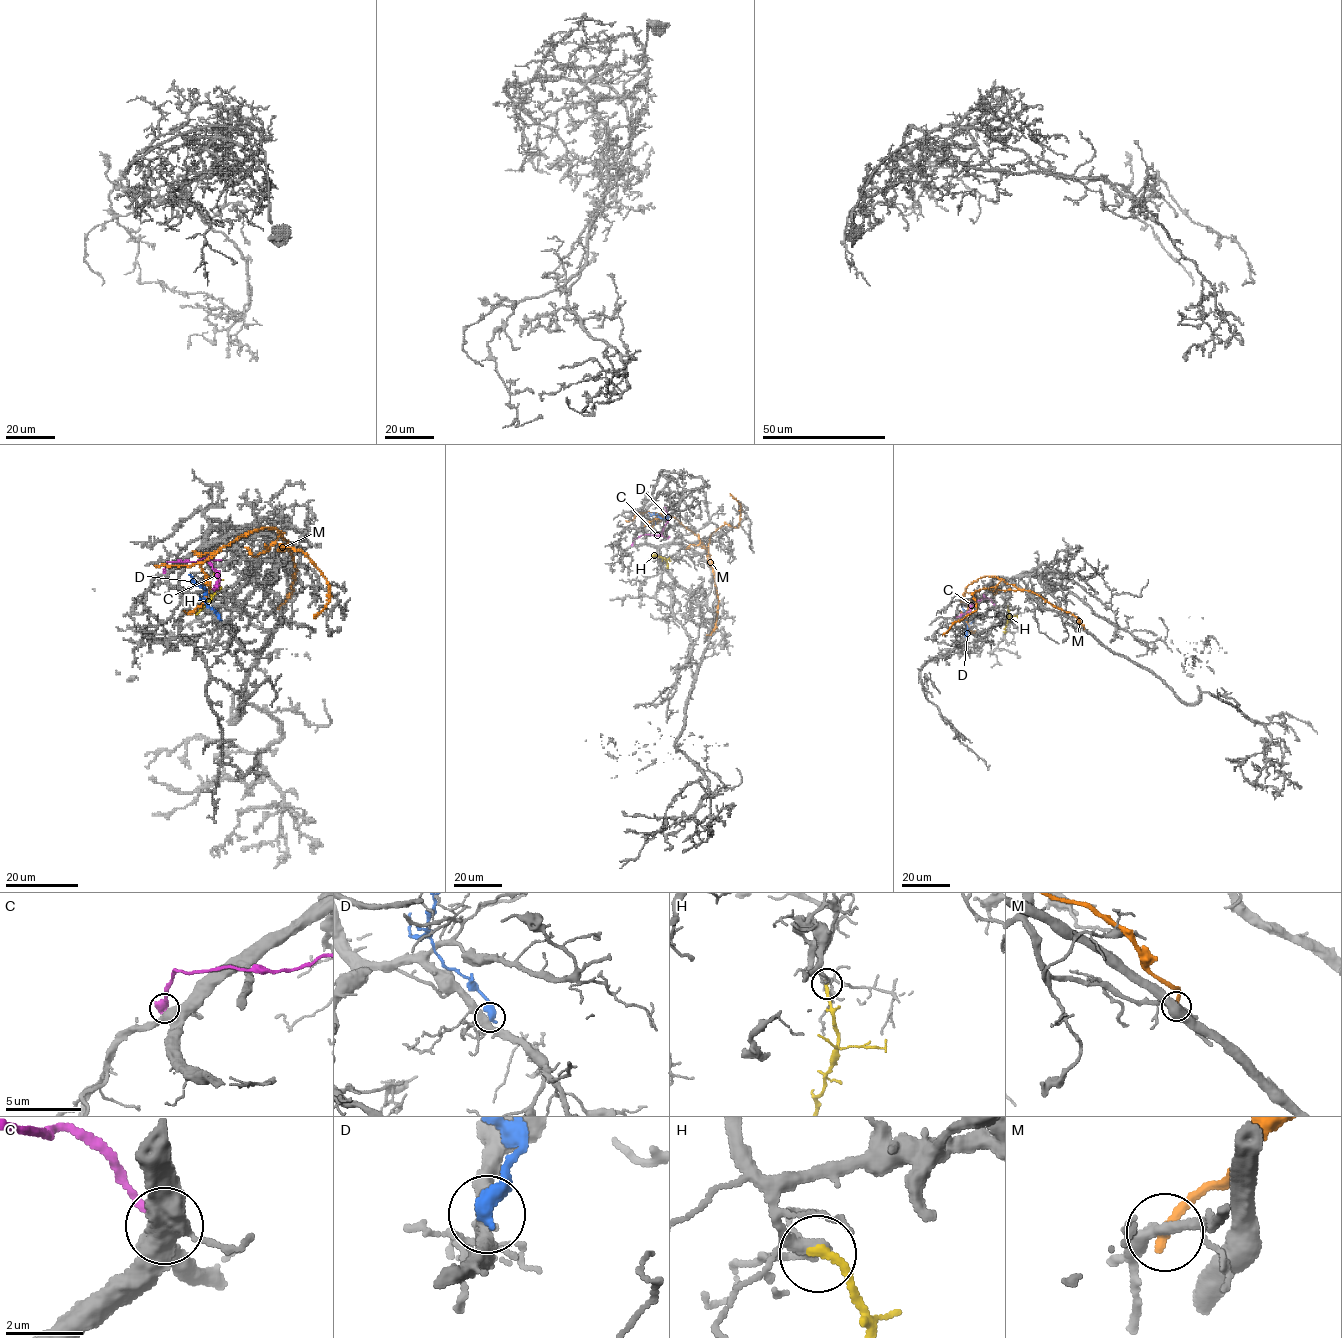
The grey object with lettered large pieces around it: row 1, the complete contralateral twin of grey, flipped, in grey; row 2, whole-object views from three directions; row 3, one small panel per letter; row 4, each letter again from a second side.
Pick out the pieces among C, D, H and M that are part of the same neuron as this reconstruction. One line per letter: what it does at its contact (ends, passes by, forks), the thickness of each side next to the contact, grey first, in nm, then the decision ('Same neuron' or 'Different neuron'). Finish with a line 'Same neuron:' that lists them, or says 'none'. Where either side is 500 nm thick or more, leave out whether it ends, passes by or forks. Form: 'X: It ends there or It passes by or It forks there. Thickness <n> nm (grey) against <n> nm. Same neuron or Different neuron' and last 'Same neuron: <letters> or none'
C: Thickness 500 nm (grey) against 550 nm. Different neuron
D: Thickness 360 nm (grey) against 500 nm. Different neuron
H: It ends there. Thickness 280 nm (grey) against 260 nm. Same neuron
M: It ends there. Thickness 260 nm (grey) against 300 nm. Different neuron
Same neuron: H

